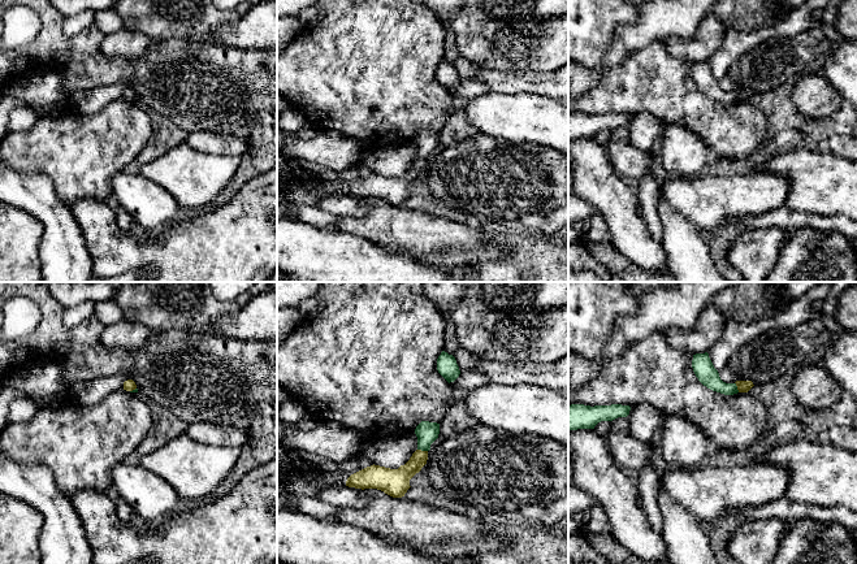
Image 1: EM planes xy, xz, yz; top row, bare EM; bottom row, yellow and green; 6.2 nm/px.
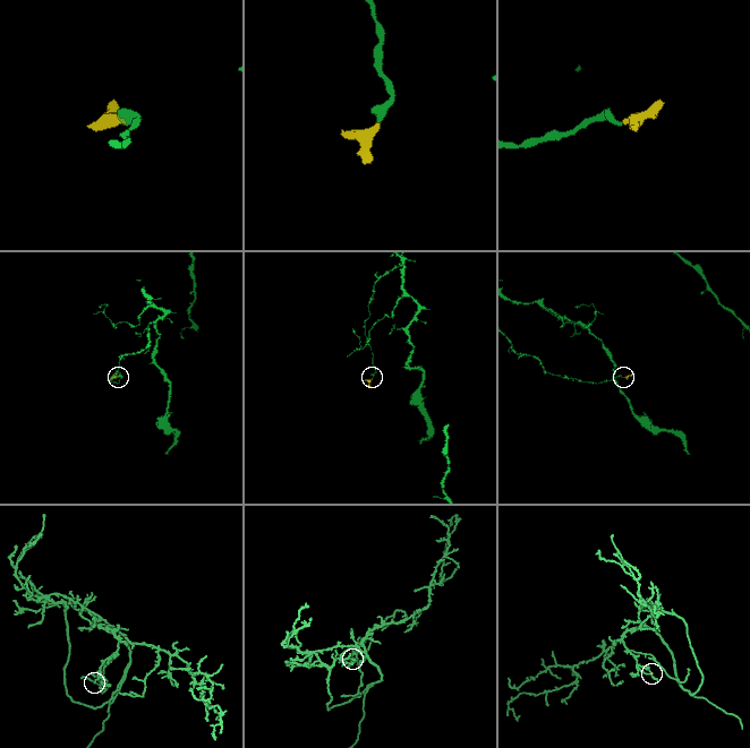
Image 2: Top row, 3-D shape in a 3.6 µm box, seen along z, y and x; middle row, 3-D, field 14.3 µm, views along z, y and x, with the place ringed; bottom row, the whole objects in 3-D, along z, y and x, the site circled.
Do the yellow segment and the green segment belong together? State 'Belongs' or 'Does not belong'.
Belongs

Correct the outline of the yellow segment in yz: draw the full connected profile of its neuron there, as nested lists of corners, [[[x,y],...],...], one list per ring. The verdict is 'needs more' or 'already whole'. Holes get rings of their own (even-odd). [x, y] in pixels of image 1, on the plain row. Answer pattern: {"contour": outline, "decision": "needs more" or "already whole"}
{"contour": [[[707,61],[693,64],[692,77],[704,95],[724,104],[748,101],[754,95],[752,90],[736,90],[735,92],[723,91]]], "decision": "needs more"}

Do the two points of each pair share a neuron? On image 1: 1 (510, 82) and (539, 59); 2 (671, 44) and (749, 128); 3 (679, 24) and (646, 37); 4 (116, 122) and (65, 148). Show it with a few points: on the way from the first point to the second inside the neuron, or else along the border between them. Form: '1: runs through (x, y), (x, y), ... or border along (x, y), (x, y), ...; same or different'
1: border along (493, 70), (554, 72); different
2: border along (662, 42), (671, 55), (688, 60), (692, 64); different
3: runs through (671, 24), (659, 24), (654, 29); same
4: runs through (105, 135), (92, 148), (78, 148); same

